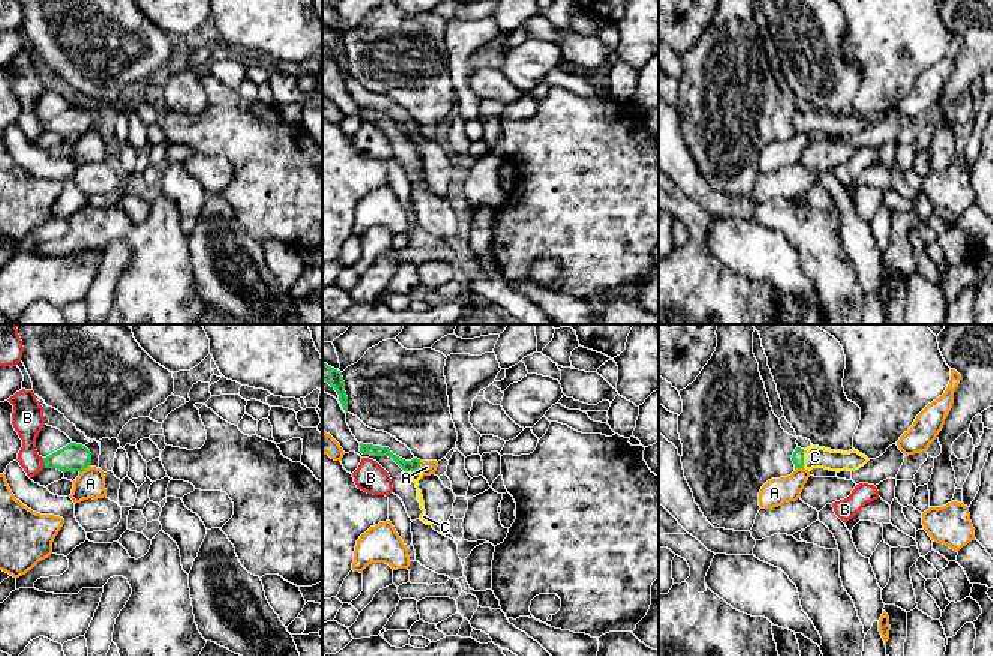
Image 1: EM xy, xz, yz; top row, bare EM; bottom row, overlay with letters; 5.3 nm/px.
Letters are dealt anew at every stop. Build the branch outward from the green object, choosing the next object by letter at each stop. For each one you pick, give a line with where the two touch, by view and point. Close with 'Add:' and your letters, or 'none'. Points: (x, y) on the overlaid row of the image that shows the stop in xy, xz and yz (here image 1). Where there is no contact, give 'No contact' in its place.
C: Touches green at yz (803, 458)
Add: C

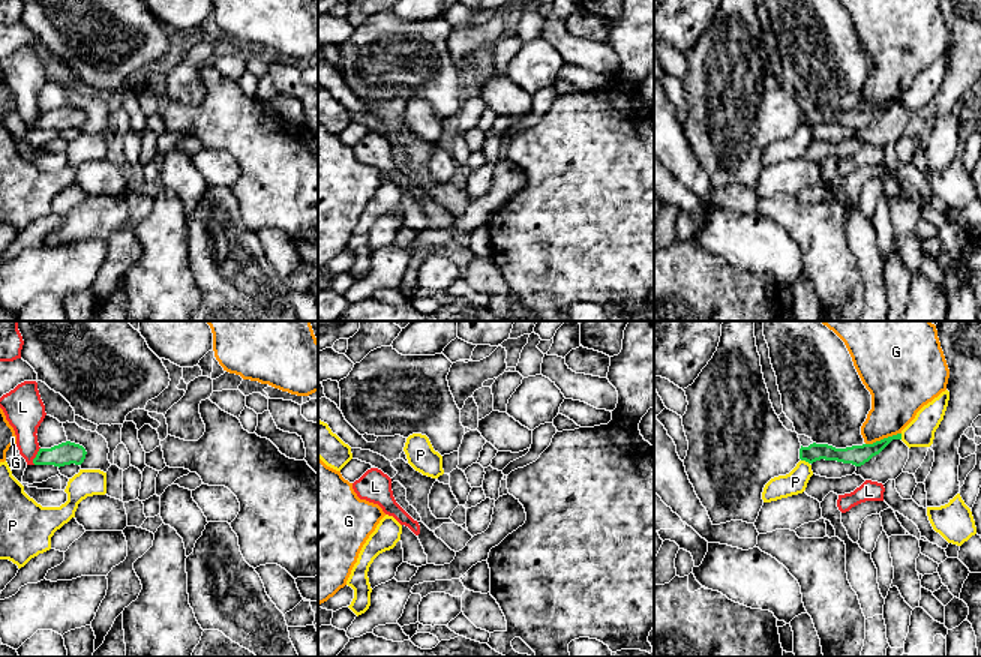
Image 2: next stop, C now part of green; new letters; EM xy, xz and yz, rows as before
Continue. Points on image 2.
Add: none

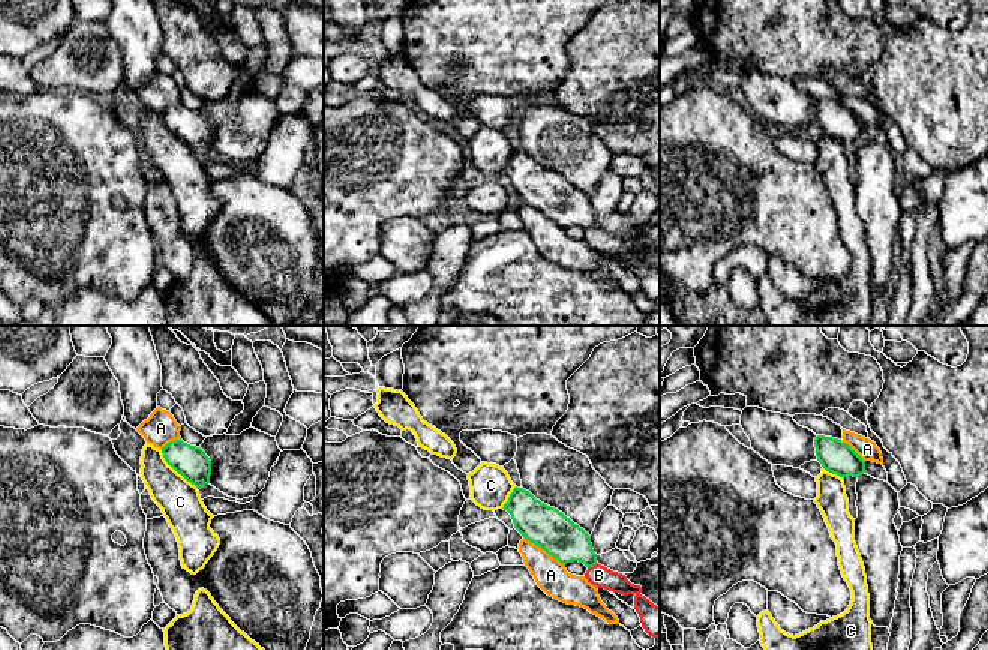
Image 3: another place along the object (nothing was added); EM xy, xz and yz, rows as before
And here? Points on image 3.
B: Touches green at xz (592, 566)
Add: B

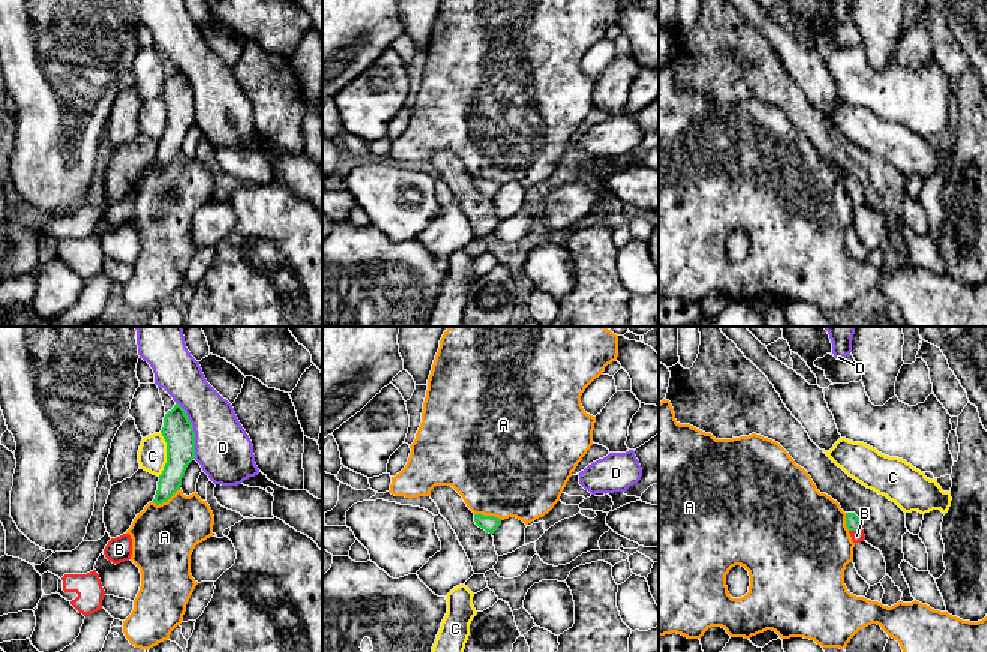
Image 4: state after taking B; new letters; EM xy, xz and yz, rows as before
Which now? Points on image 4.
B: Touches green at yz (855, 529)
Add: B

